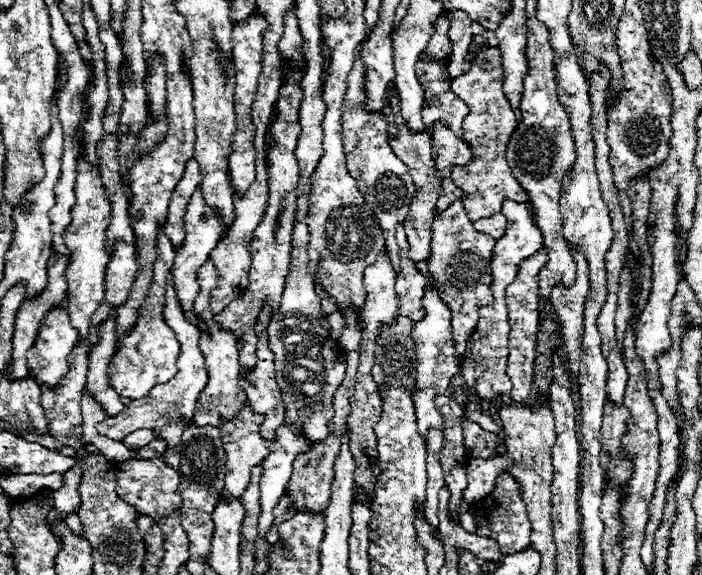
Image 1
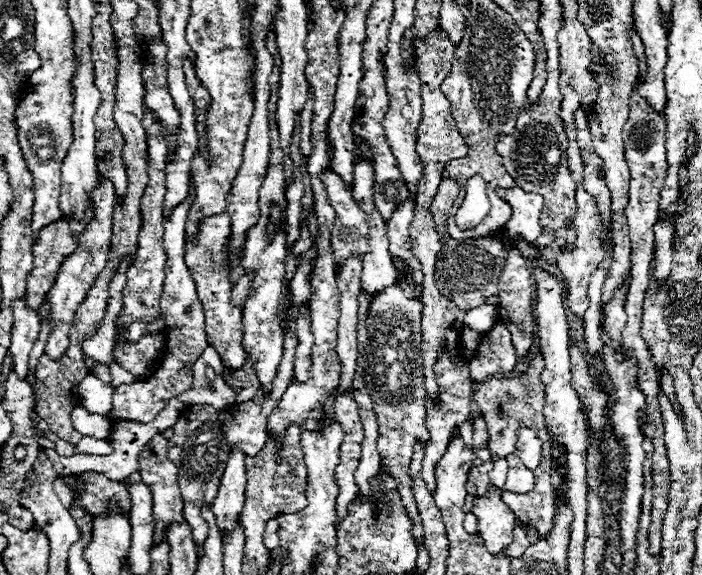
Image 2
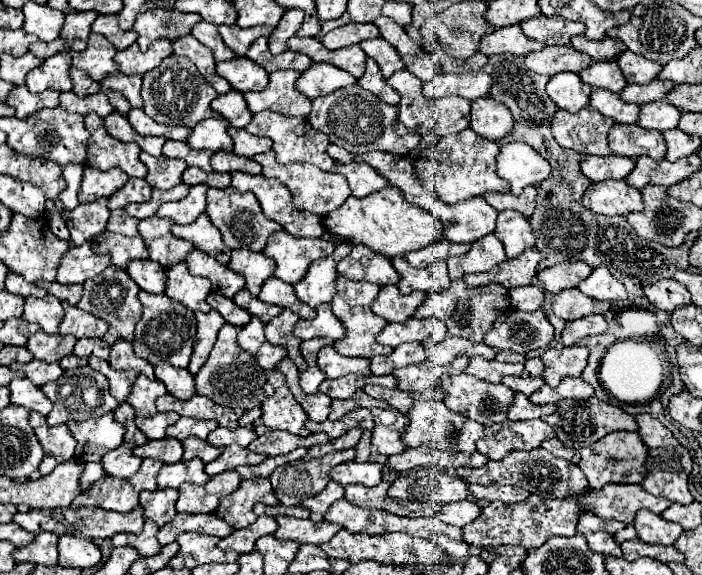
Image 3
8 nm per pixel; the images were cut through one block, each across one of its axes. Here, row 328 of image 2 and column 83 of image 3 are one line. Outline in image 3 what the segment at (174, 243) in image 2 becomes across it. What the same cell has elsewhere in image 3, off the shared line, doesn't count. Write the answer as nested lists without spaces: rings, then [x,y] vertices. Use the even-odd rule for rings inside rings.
[[[84,166],[78,200],[80,204],[90,204],[98,198],[108,198],[118,192],[126,182],[128,176],[124,176],[124,172],[116,172],[116,168],[112,172],[96,172],[96,168],[92,166]]]

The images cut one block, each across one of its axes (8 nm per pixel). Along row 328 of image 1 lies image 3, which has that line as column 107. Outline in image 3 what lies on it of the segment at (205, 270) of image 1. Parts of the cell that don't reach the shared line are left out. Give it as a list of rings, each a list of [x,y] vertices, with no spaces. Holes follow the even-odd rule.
[[[96,200],[84,206],[78,204],[74,210],[64,210],[64,216],[72,236],[72,244],[80,246],[88,240],[94,240],[106,230],[110,210],[106,208],[106,200]]]

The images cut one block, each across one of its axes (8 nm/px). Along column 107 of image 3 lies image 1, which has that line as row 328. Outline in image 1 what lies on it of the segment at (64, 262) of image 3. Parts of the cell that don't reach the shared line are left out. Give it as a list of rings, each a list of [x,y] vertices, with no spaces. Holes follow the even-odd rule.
[[[266,304],[260,312],[260,318],[256,322],[256,334],[258,334],[258,348],[256,348],[256,366],[254,370],[250,370],[246,376],[240,376],[240,384],[242,388],[246,390],[246,400],[248,400],[248,406],[254,410],[254,412],[260,412],[266,416],[264,424],[260,426],[260,434],[266,436],[266,440],[272,440],[274,438],[274,430],[284,424],[284,414],[286,414],[286,408],[284,408],[284,400],[282,400],[282,392],[276,384],[276,370],[274,370],[274,352],[270,350],[270,344],[268,344],[268,324],[270,324],[272,316],[270,316],[270,306]]]

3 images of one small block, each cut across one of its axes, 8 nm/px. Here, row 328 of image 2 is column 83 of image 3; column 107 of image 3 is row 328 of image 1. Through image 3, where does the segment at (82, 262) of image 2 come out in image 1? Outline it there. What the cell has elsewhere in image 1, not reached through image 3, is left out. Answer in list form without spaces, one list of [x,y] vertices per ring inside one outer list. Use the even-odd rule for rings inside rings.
[[[54,306],[52,312],[48,312],[42,320],[38,338],[34,342],[34,348],[28,350],[28,368],[34,372],[38,384],[48,384],[54,386],[66,372],[68,372],[68,356],[72,348],[78,342],[78,330],[70,324],[68,310],[64,306]]]

